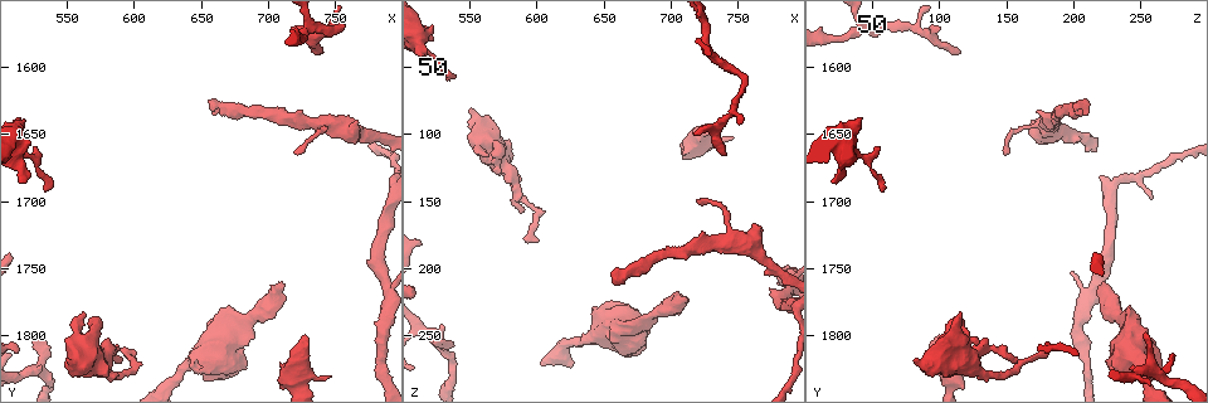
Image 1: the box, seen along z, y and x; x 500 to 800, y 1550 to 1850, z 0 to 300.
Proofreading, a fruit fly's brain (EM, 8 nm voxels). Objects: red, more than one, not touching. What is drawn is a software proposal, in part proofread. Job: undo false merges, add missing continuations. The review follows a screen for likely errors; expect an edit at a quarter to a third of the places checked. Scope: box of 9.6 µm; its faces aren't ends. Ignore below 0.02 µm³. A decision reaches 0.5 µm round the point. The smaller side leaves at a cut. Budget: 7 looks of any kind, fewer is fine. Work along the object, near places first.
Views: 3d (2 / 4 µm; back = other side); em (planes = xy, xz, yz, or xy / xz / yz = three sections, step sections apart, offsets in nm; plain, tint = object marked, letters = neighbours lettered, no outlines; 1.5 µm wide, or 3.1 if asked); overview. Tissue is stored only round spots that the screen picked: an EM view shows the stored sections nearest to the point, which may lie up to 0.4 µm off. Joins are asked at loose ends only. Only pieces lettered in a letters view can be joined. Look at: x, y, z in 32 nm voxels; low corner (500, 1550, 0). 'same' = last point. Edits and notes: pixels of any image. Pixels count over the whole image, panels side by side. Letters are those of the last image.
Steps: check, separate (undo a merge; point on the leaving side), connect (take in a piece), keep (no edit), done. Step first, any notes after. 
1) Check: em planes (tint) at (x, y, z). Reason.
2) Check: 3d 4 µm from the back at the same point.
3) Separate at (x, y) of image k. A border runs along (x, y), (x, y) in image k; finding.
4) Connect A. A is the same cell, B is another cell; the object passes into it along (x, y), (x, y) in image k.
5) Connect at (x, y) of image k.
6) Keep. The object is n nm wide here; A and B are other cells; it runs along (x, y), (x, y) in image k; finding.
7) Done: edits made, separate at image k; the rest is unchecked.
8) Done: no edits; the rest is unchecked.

Check: em planes (letters) at (738, 1586, 116). Branch stops here.

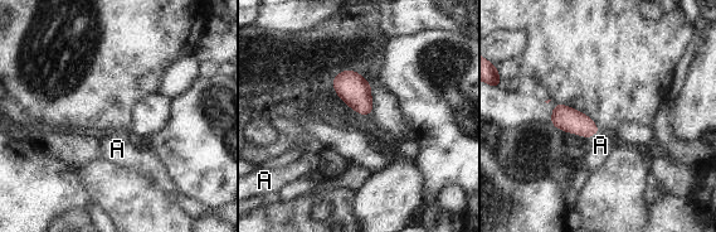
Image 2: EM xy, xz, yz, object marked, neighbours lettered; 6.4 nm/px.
Connect A. A is the same cell; the object passes into it along (564, 117), (594, 133), (600, 145) in image 2; it goes on there.

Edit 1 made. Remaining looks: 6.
Check: overview.

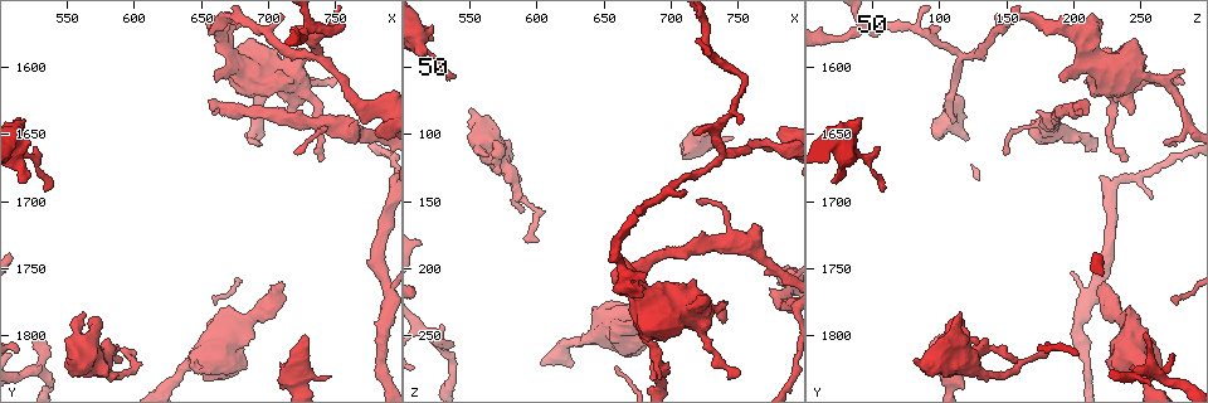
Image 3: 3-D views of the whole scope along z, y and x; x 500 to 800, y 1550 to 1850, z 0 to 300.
Check: 3d 4 µm at (726, 1800, 100). An open end.

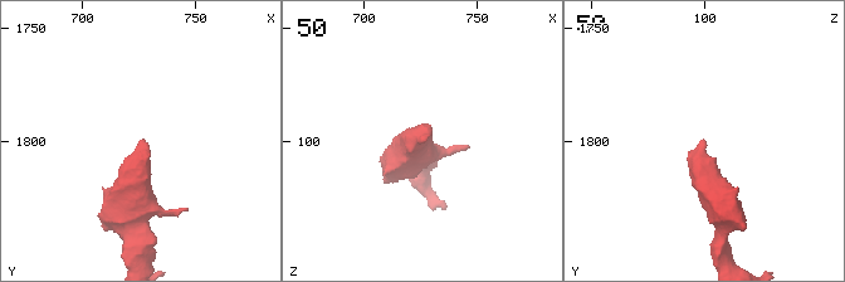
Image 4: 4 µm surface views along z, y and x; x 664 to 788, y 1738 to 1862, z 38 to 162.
Check: em planes (plain) at (727, 1799, 101). Shape alone is not enough.

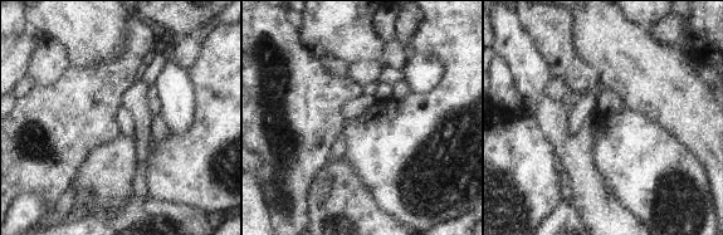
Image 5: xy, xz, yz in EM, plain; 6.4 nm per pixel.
Check: em planes (letters) at the same point. See the neighbours.

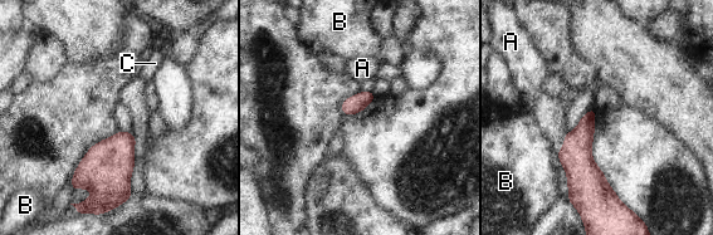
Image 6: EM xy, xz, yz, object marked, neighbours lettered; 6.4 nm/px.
Connect A. A is the same cell, B and C are other cells; the neuron continues.

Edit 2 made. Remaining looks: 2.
Done: edits made, connect at image 2, connect at image 6; the rest is unchecked.

